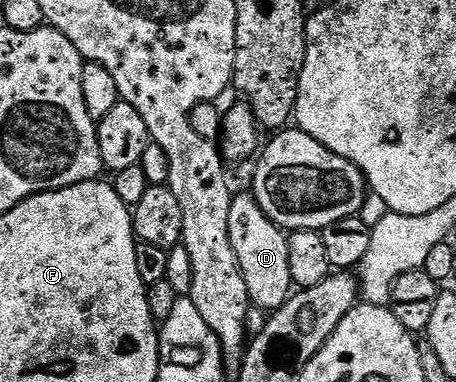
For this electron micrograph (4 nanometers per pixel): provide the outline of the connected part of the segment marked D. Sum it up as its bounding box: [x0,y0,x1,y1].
[229,192,293,311]

